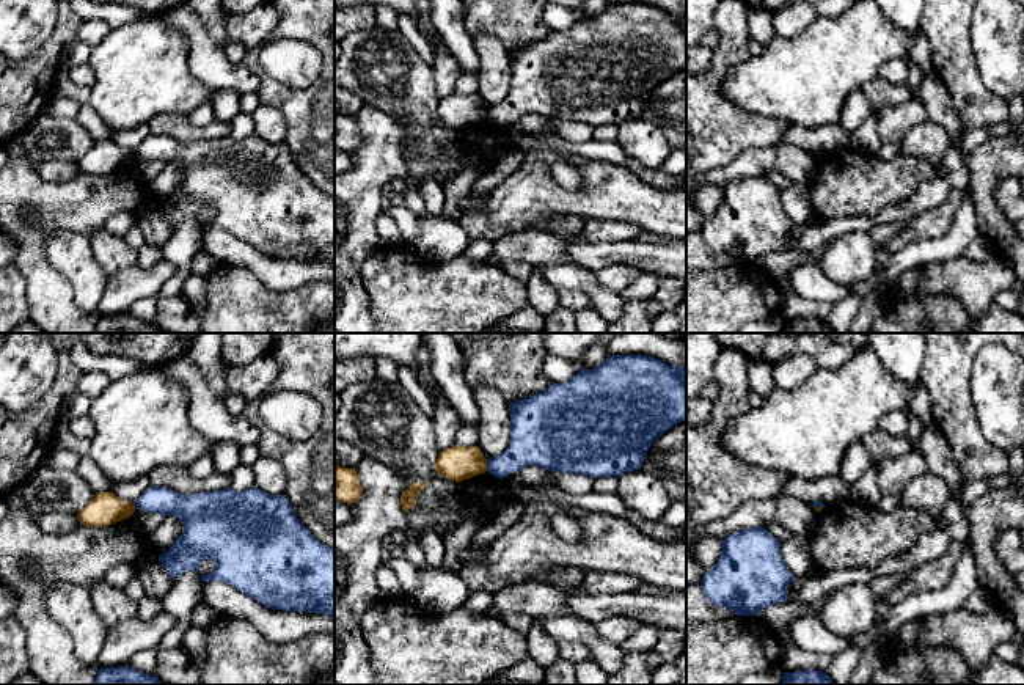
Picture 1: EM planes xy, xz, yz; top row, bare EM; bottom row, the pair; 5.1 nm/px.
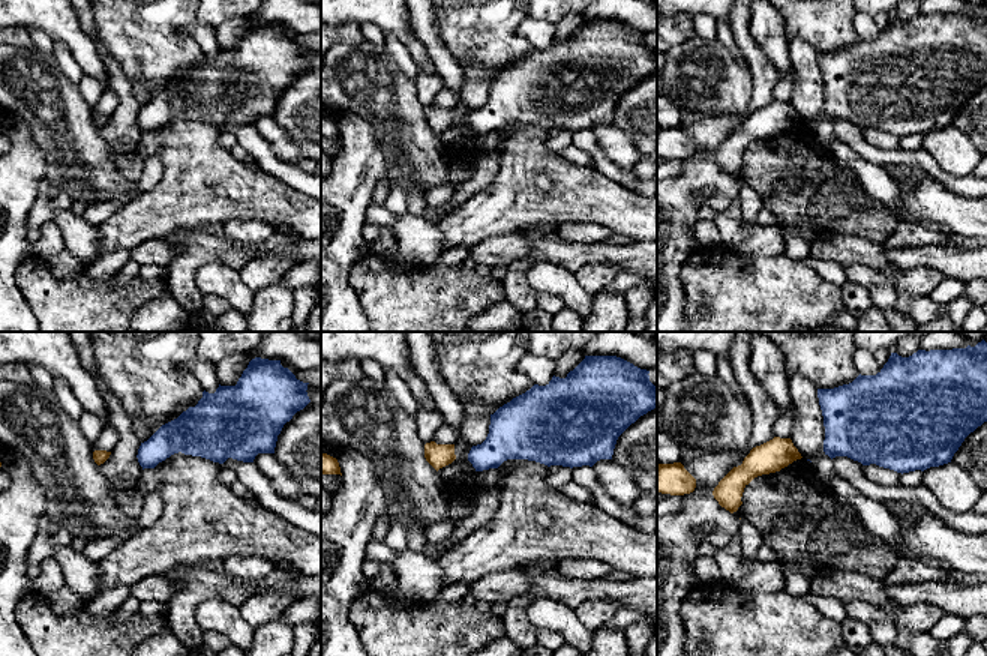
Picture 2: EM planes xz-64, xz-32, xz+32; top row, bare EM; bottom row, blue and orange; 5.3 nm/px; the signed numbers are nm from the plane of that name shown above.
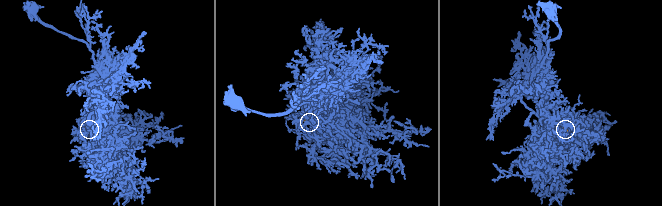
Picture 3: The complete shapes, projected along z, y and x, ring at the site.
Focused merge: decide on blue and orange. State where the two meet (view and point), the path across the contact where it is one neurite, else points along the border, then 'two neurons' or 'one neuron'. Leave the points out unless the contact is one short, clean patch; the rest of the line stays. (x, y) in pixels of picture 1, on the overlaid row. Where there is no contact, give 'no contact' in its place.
meets blue in xz at (487, 465); border along xz (486, 459), (489, 470); two neurons

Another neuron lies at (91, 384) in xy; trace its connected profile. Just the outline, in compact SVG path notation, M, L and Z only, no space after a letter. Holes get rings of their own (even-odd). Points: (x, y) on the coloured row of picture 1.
M101 371L83 372L75 391L85 394L91 401L96 399L110 383L110 377Z

